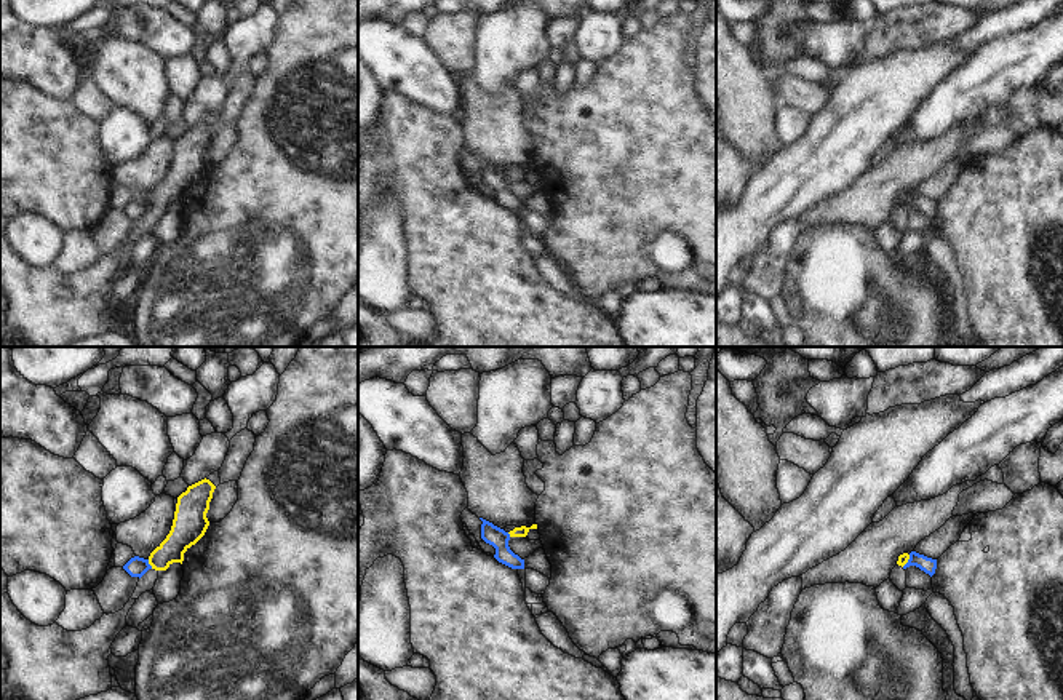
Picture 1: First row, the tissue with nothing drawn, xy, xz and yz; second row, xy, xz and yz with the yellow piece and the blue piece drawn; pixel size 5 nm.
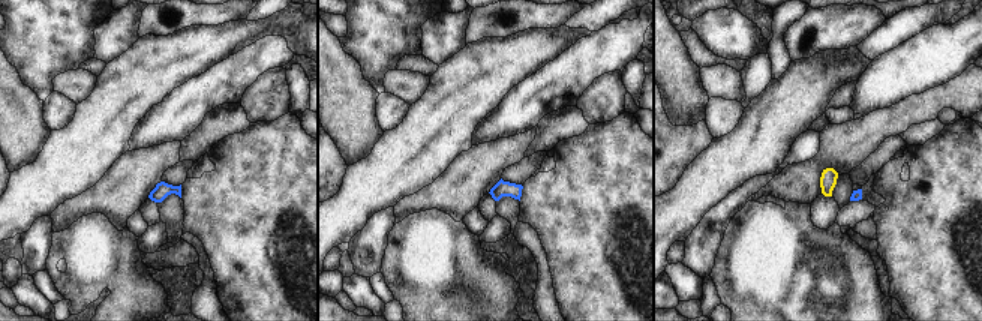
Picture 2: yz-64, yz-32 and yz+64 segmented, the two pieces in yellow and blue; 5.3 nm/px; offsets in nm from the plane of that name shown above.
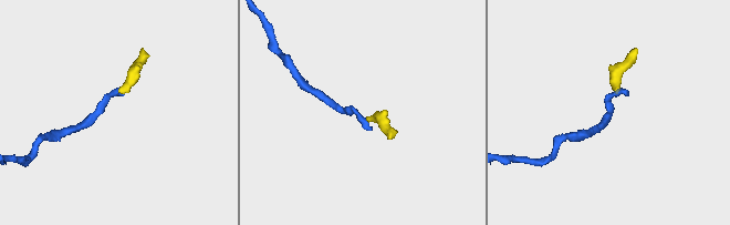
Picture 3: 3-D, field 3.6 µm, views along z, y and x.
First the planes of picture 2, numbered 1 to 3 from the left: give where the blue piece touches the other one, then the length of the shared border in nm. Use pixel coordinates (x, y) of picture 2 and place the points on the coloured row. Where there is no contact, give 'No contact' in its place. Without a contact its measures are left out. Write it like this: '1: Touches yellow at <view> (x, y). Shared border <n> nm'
1: No contact
2: No contact
3: No contact.

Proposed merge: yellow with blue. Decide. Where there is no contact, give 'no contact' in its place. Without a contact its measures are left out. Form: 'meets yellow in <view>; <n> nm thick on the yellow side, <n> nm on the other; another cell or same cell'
meets yellow in xy; 160 nm thick on the yellow side, 100 nm on the other; another cell

